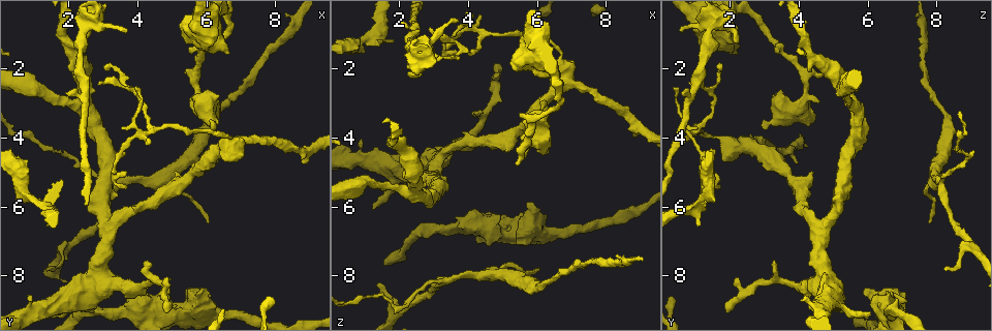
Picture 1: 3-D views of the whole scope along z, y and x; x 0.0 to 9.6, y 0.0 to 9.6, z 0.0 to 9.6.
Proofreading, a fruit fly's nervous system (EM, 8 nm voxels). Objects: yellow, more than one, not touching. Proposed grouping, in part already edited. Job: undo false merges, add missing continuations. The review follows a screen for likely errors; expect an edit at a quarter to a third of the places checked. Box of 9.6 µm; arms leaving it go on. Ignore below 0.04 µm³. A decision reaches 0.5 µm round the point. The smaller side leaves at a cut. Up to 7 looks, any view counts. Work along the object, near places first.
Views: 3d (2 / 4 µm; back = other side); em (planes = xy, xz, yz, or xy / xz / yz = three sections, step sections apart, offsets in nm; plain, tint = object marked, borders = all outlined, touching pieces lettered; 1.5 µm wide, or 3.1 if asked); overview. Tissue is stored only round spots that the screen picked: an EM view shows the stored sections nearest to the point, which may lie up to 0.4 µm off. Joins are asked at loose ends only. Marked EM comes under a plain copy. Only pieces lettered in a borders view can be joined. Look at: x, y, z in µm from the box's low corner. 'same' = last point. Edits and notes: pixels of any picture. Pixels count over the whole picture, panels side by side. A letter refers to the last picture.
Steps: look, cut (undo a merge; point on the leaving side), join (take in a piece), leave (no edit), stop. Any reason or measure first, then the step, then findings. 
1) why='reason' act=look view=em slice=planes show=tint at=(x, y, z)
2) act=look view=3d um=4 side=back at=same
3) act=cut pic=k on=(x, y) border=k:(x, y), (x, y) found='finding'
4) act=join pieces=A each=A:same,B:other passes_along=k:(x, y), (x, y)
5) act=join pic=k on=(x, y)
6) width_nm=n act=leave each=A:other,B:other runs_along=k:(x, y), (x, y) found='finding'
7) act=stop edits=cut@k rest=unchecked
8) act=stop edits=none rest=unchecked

why='thick turns thin' act=look view=em slice=planes show=borders at=(3.80, 8.40, 4.15)

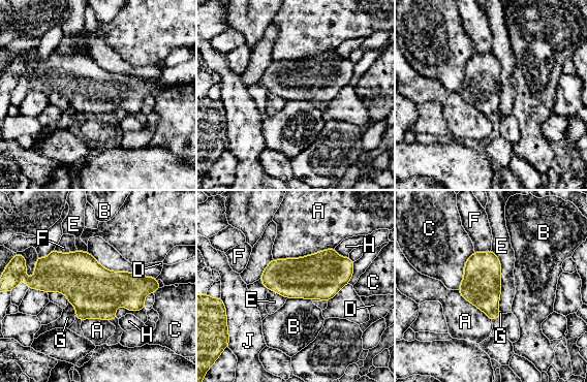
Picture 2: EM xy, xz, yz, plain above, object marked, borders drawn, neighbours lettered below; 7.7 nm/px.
act=leave each=A:other,B:other,C:other,D:other,E:other,F:other,G:other,H:other,J:other border=2:(334, 248), (300, 257), (273, 259) found='all the same neuron'

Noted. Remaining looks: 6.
why='a narrow waist' act=look view=3d um=4 at=(4.50, 3.80, 0.95)

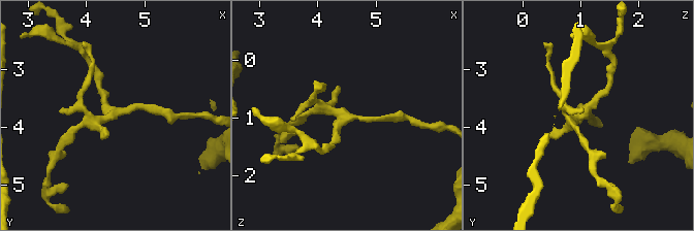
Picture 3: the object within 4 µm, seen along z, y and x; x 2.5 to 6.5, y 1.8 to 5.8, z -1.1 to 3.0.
why='need the tissue' act=look view=em slice=xz step=8 show=tint at=(4.45, 3.75, 1.00)

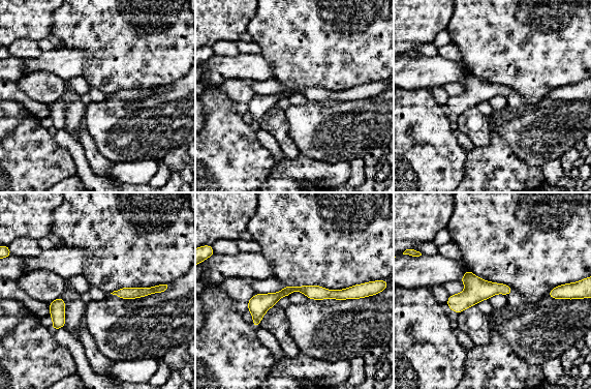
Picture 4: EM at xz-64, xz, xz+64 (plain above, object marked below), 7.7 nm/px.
act=look view=em slice=xy step=4 show=borders at=same

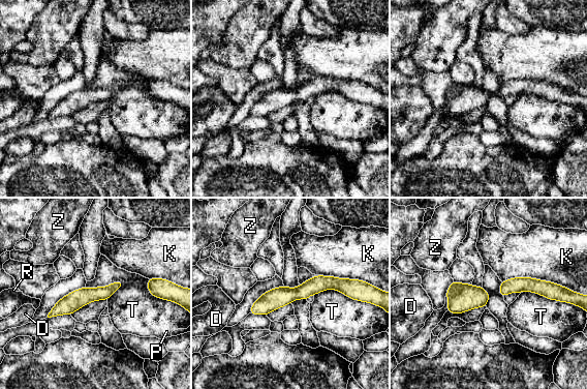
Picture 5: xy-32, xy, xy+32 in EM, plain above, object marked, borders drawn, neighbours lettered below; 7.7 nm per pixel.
longest_contact=T:300nm act=leave each=D:other,K:other,P:other,R:other,T:other,Z:other border=5:(123, 282), (85, 288) found='all the same neuron'

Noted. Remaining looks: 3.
why='sharp bend' act=look view=em slice=planes show=borders at=(2.55, 0.65, 1.65)

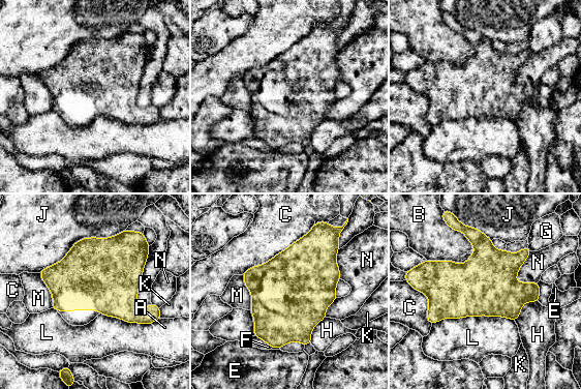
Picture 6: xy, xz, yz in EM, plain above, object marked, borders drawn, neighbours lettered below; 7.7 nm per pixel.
longest_contact=J:750nm act=leave each=A:other,B:other,C:other,E:other,F:other,G:other,H:other,J:other,K:other,L:other,M:other,N:other border=6:(514, 320), (466, 316), (432, 324) found='continuous, no second neuron'

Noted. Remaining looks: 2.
act=stop edits=none rest=unchecked

